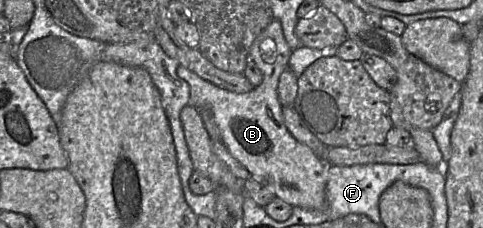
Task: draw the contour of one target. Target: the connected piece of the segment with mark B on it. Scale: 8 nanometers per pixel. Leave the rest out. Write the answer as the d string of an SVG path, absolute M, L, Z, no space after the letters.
M273 18L256 37L249 50L248 57L255 62L263 75L261 84L251 91L228 91L202 79L181 65L176 73L189 85L189 104L196 109L211 109L223 144L249 171L251 177L267 184L274 190L276 197L293 207L324 210L327 204L328 168L332 164L318 158L308 146L293 137L285 126L282 105L278 98L279 77L288 68L291 52L283 35L281 23Z

